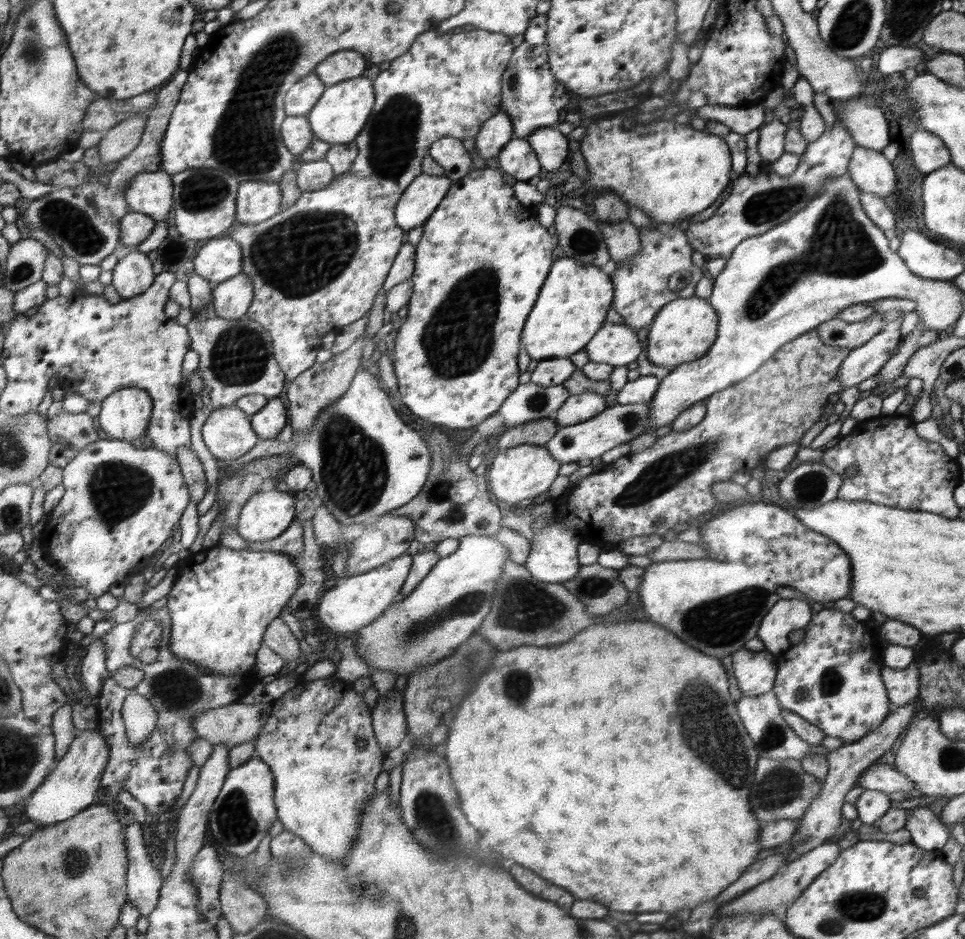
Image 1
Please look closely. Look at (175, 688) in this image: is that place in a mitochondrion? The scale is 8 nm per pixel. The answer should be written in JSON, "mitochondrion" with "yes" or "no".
{"mitochondrion":"yes"}

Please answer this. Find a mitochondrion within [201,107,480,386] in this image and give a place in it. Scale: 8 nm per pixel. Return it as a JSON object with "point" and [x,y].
{"point":[303,254]}

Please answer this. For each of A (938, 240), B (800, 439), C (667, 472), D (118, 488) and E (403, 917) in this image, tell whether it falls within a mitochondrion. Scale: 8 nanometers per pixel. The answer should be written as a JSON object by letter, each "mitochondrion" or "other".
{"A":"other","B":"other","C":"mitochondrion","D":"mitochondrion","E":"mitochondrion"}

